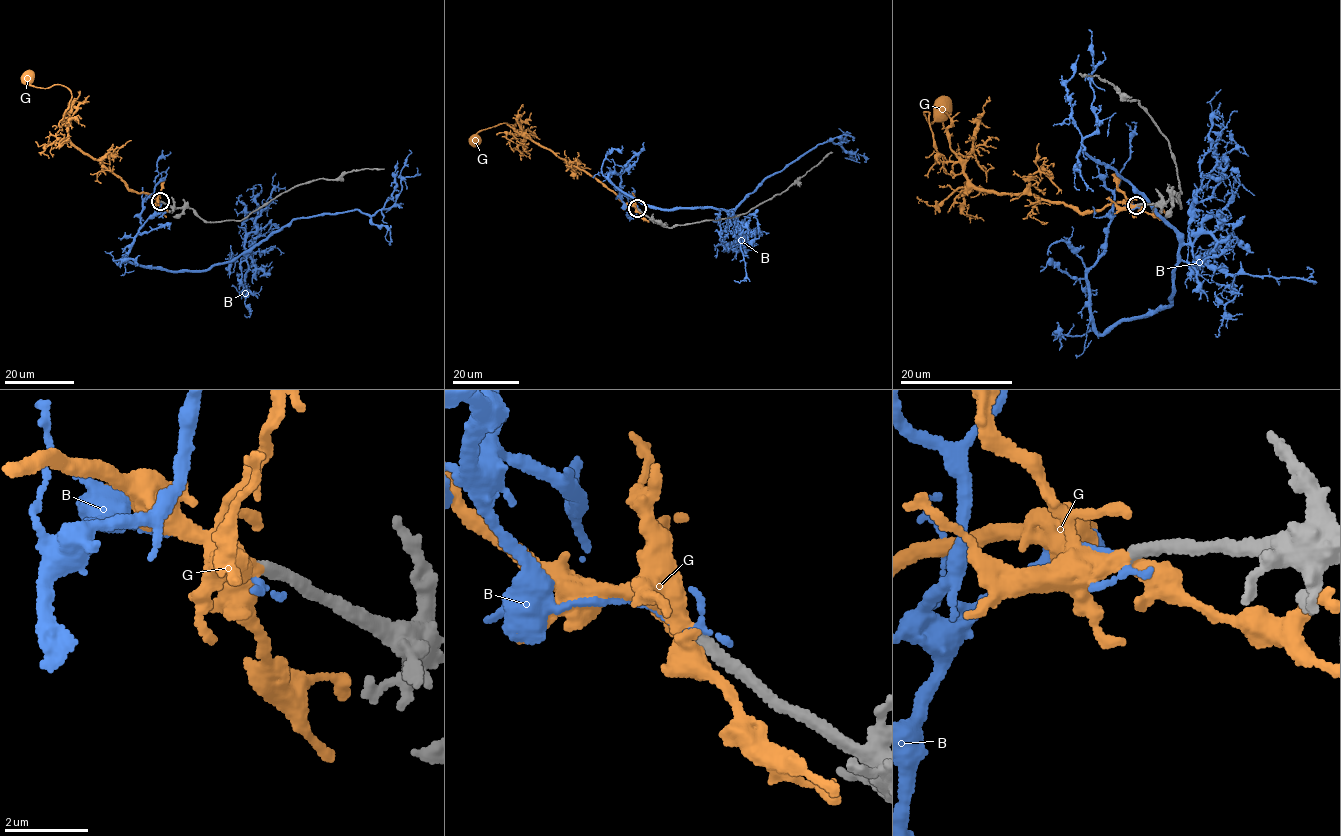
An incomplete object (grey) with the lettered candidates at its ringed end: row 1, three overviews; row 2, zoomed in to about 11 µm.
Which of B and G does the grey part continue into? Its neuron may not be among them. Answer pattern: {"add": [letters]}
{"add": ["G"]}

